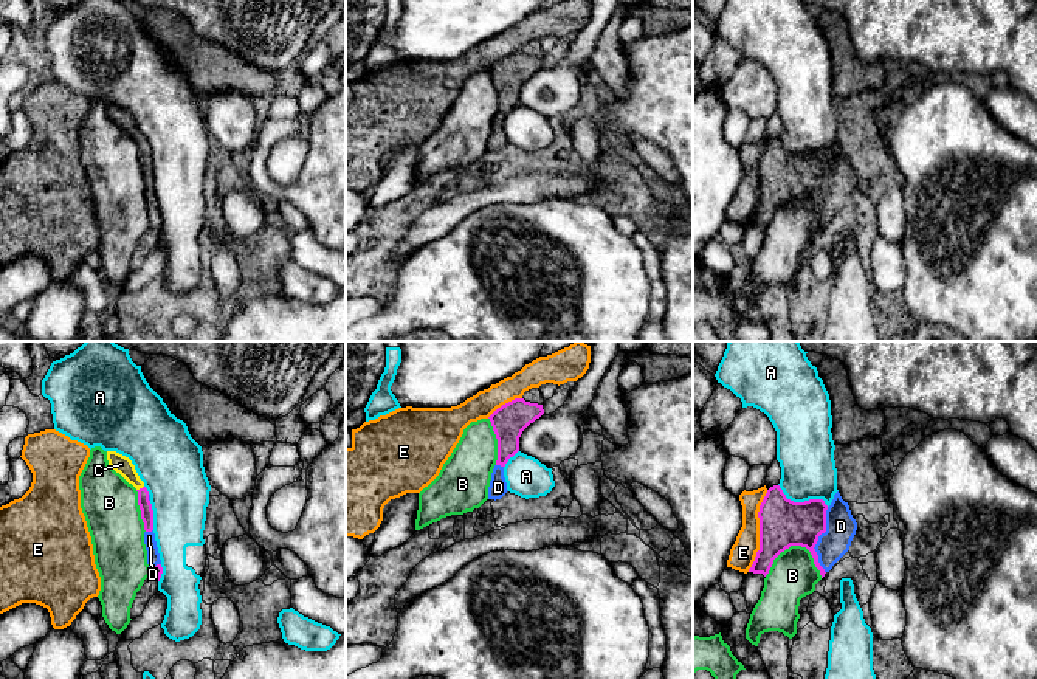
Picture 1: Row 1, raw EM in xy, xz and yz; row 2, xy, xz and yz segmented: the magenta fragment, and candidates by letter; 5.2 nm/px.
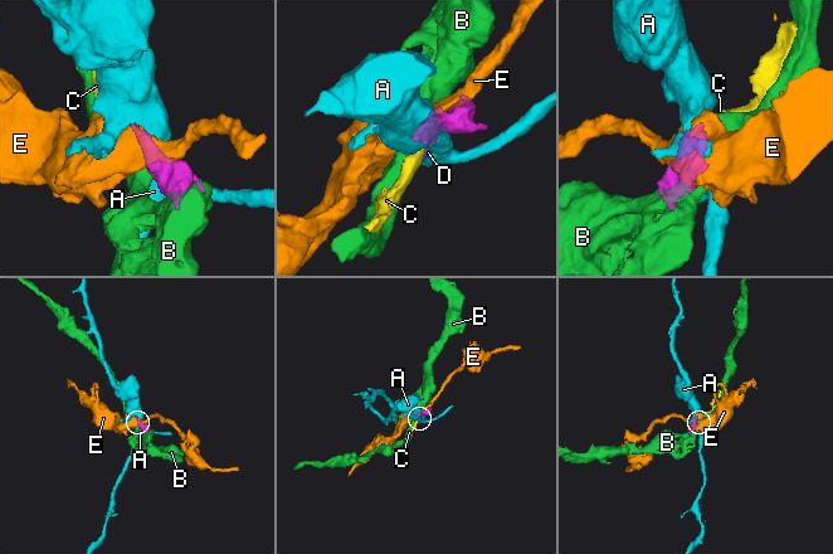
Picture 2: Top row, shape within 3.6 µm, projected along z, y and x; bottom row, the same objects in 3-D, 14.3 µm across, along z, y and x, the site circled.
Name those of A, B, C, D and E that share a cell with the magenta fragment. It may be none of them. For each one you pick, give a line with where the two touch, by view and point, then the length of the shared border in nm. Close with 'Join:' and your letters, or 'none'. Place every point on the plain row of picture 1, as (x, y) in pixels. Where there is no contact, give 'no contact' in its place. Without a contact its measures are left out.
C: contact xy (140, 141); length 50 nm
D: contact yz (817, 193); length 340 nm
Join: C, D

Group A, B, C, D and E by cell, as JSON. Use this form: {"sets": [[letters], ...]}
{"sets": [["A"], ["B"], ["C", "D"], ["E"]]}

